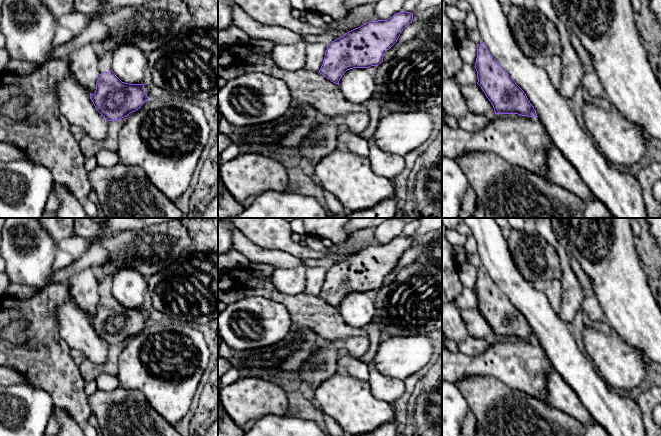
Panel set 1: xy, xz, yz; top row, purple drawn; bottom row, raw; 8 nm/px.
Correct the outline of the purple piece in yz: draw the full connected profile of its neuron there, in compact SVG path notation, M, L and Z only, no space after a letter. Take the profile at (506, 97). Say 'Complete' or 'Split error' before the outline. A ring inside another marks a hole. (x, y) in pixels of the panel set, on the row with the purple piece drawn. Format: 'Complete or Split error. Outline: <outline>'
Complete. Outline: M482 41L477 45L477 84L491 102L495 114L538 117L524 91L492 56Z

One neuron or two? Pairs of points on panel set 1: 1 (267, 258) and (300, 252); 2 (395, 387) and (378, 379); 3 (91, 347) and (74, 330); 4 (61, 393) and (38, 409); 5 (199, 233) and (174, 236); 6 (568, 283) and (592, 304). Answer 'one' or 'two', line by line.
1: two
2: one
3: one
4: two
5: two
6: two

